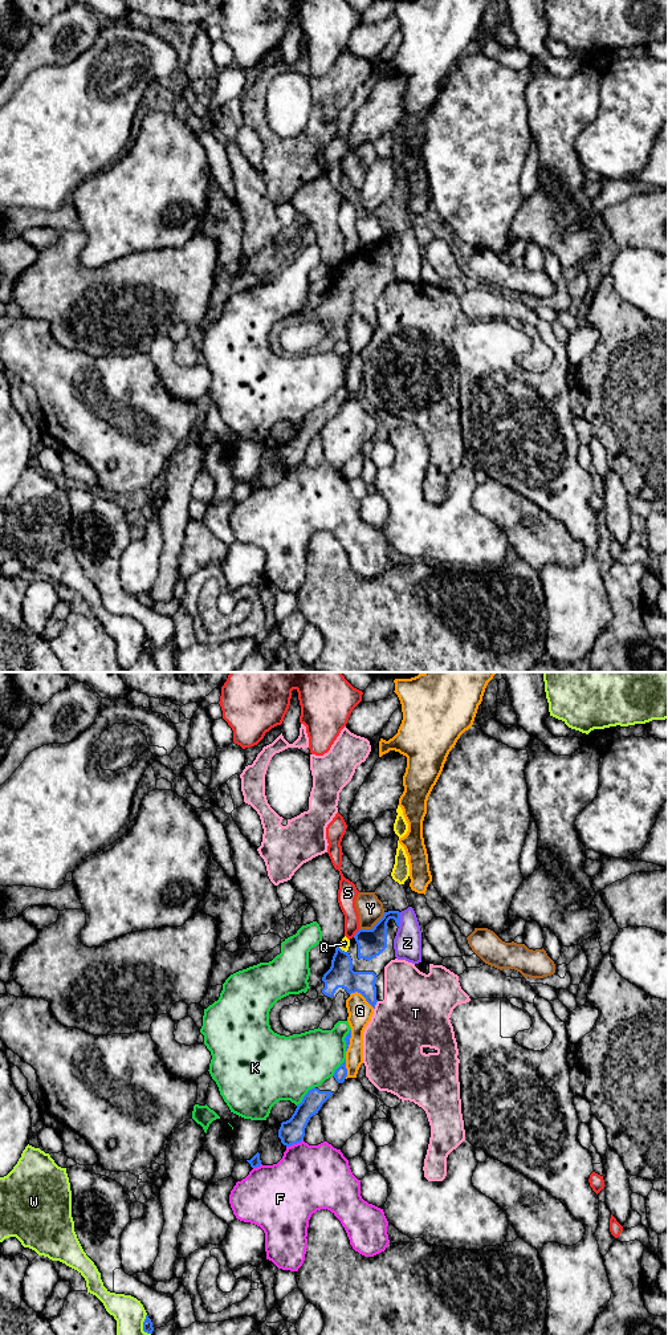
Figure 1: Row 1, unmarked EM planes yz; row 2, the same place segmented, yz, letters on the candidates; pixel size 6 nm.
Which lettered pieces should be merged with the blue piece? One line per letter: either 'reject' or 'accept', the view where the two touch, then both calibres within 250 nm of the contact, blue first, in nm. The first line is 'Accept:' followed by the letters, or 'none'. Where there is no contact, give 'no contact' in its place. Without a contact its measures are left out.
Accept: none
F: reject; contact in yz; calibres 150 and 400 nm
G: reject; contact in yz; calibres 160 and 150 nm
K: reject; contact in yz; calibres 150 and 400 nm
Q: reject; contact in yz; calibres 160 and 60 nm
S: reject; contact in yz; calibres 170 and 120 nm
T: reject; contact in yz; calibres 140 and 420 nm
W: reject; contact in yz; calibres 60 and 200 nm
Y: reject; contact in yz; calibres 170 and 160 nm
Z: reject; contact in yz; calibres 170 and 170 nm

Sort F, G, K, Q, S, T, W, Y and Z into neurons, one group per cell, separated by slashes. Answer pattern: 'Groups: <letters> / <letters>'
Groups: F / G / K / Q Z / S / T / W / Y

